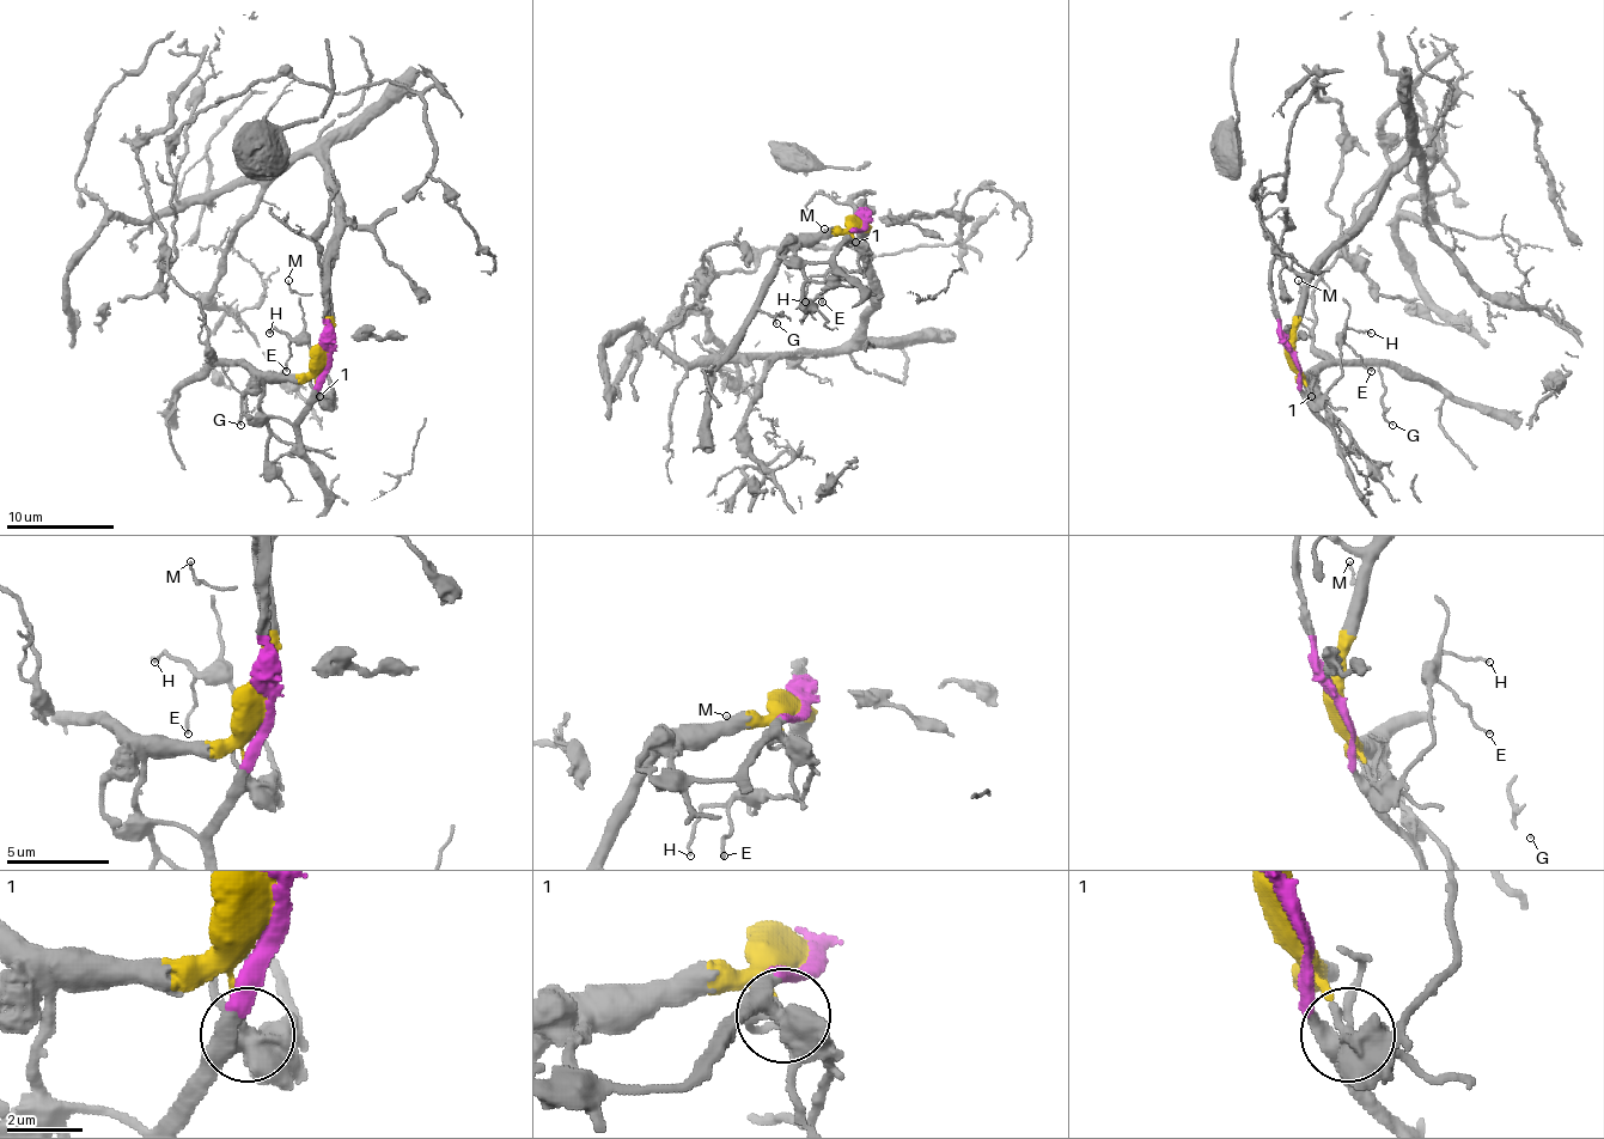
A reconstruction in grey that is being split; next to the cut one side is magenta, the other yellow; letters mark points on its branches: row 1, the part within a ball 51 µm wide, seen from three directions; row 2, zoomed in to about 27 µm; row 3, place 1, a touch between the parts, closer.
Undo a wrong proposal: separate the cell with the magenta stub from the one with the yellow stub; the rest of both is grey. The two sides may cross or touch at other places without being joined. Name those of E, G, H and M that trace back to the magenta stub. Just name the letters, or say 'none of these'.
E, H

